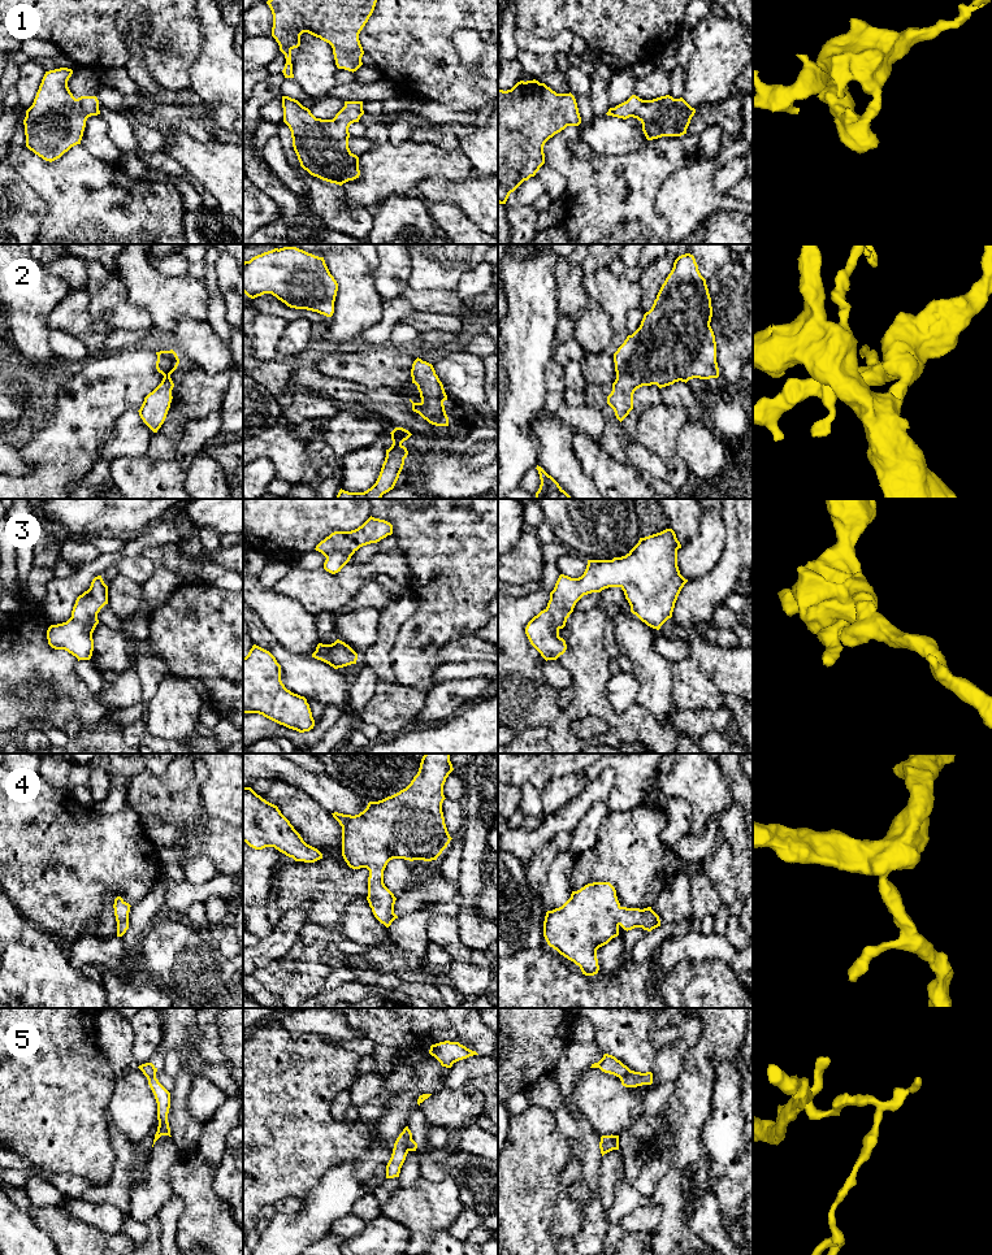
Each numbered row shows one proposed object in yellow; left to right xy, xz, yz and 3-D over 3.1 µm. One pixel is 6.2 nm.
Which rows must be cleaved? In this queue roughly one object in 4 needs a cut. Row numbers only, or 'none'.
5

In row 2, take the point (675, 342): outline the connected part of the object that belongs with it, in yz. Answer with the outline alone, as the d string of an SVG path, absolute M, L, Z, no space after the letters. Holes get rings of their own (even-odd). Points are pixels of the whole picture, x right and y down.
M690 253L679 256L651 309L644 314L640 327L628 335L614 353L616 379L607 396L607 404L620 422L633 409L633 394L642 386L657 385L662 388L679 381L686 383L693 378L719 377L711 317L711 298L694 256Z

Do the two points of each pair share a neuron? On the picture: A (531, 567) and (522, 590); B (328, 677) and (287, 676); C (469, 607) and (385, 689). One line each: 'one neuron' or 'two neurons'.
A: two neurons
B: one neuron
C: two neurons

